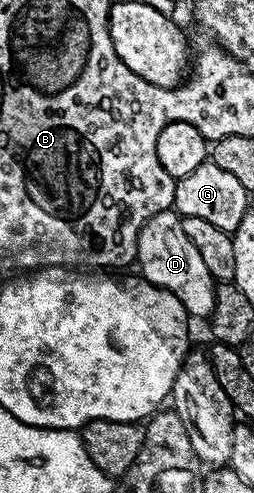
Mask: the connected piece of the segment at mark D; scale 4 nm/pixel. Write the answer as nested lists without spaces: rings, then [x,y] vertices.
[[[167,209],[144,224],[136,237],[135,264],[140,265],[139,276],[152,285],[170,291],[178,299],[178,303],[182,303],[189,318],[211,318],[216,302],[217,282],[212,280],[210,271],[206,271],[206,262],[202,255],[198,255],[194,243],[190,243],[186,231],[182,231],[182,218],[179,213]]]

